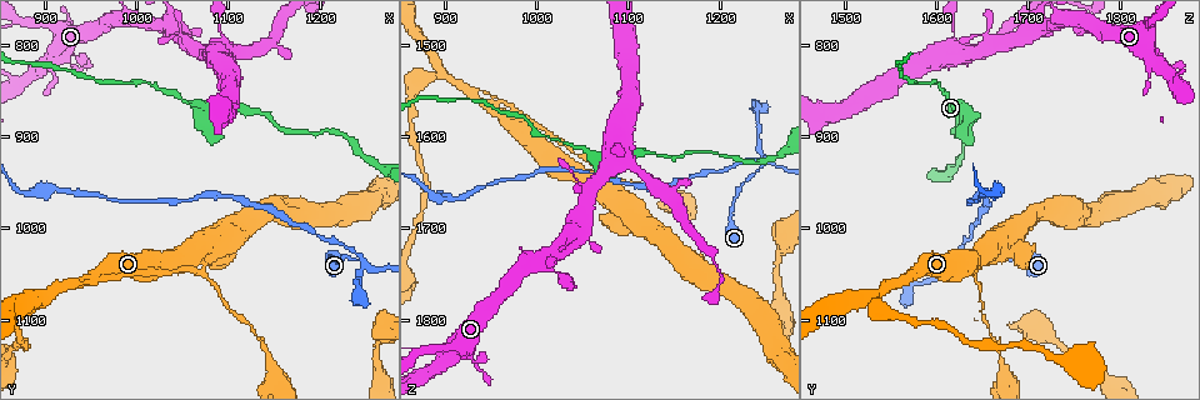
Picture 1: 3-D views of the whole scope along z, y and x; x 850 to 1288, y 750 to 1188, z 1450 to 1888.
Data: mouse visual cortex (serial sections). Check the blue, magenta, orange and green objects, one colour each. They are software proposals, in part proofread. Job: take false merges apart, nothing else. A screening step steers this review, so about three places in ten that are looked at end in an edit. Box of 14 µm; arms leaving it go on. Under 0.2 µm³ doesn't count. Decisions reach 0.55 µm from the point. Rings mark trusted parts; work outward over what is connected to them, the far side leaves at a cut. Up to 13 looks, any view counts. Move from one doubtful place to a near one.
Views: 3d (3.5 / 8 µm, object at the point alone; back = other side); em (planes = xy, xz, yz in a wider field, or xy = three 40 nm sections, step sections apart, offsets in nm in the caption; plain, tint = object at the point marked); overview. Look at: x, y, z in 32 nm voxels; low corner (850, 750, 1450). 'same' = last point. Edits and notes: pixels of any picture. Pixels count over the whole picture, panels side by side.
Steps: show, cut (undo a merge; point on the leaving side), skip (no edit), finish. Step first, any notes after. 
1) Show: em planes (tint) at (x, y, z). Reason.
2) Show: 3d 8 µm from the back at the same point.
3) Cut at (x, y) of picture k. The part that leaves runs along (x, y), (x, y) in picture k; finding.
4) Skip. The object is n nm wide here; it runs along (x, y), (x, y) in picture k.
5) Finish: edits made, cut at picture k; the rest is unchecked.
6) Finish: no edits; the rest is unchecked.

Show: 3d 3.5 µm from the back at (1100, 810, 1625). Thin neck.

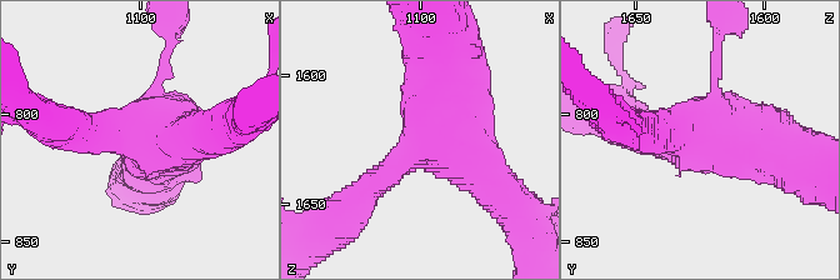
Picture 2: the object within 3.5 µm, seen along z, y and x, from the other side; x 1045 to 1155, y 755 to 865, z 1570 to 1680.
Show: em xy step 3 (tint) at (1100, 809, 1628). Need the tissue.

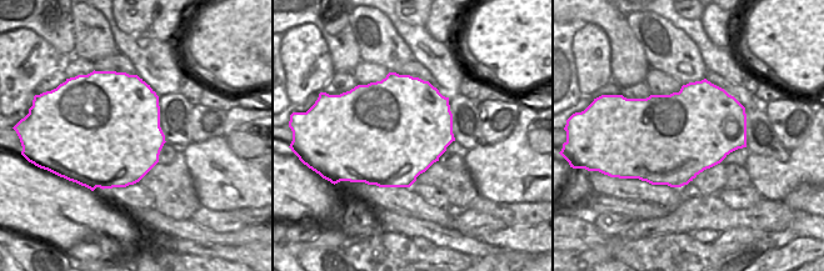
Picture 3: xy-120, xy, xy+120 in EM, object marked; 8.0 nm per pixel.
Skip. It runs along (509, 201), (448, 141), (439, 61) in picture 2; one cell here.

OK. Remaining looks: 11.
Show: 3d 3.5 µm at (1075, 870, 1630). Sharp bend.

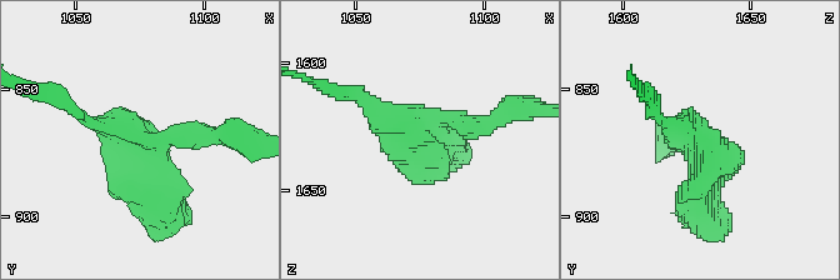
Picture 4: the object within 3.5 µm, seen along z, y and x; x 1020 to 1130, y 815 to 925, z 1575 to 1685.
Show: em xy step 1 (plain) at (1078, 874, 1629). Shape alone is not enough.

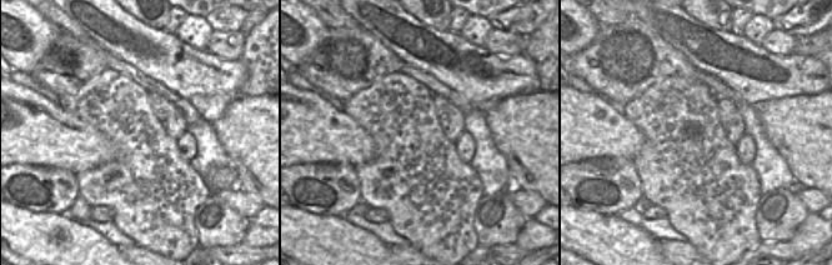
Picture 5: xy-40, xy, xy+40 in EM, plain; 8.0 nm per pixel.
Show: em xy step 1 (tint) at the same point. With the object marked.

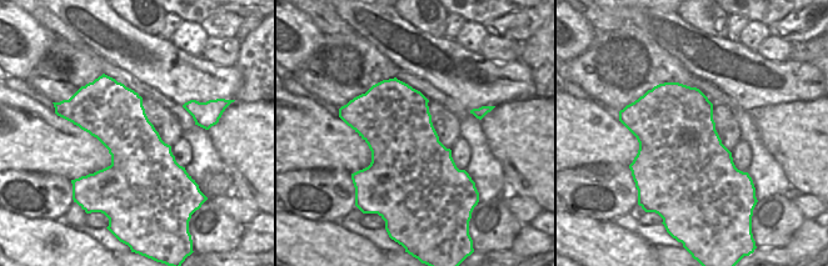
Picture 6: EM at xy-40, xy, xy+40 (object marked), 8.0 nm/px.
Skip. It runs along (218, 134), (149, 149), (156, 226) in picture 4; all the same cell.

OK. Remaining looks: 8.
Show: 3d 3.5 µm at (1020, 845, 1605). Thin neck.

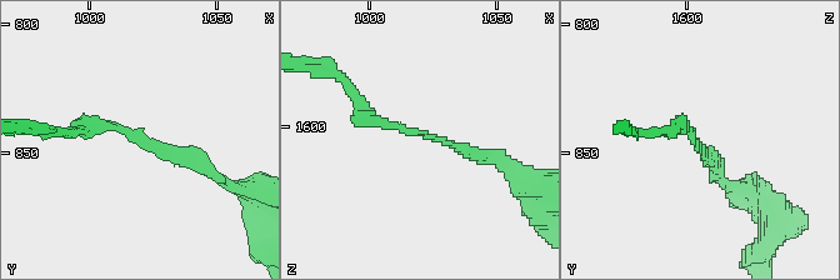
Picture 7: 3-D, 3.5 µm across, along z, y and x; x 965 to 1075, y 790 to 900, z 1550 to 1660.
Show: em xy step 3 (tint) at (1019, 846, 1603). The arms are 200, 200 nm wide; need the tissue.

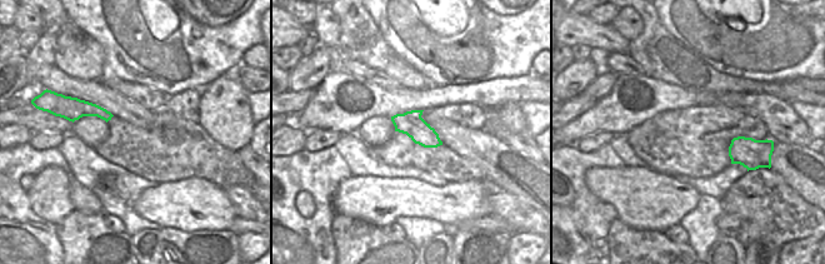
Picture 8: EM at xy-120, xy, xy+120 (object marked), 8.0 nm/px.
Skip. It runs along (489, 158), (370, 119), (355, 100) in picture 7; one cell here.

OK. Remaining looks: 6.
Show: 3d 3.5 µm at (1070, 1050, 1645). Abrupt turn.

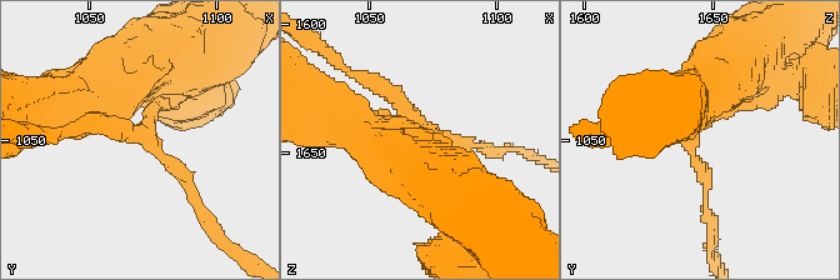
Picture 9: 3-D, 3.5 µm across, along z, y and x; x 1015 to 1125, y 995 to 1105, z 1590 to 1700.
Show: em planes (tint) at (1072, 1049, 1641).

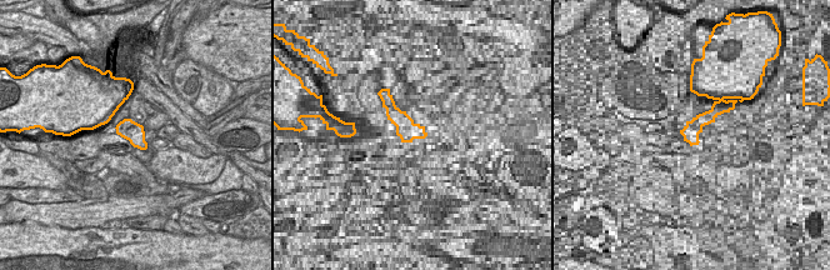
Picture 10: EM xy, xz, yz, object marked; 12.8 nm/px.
Skip. It runs along (150, 88), (146, 141), (193, 199) in picture 9; one cell here.

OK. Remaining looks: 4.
Show: 3d 3.5 µm at (1150, 1160, 1675). Sharp bend.

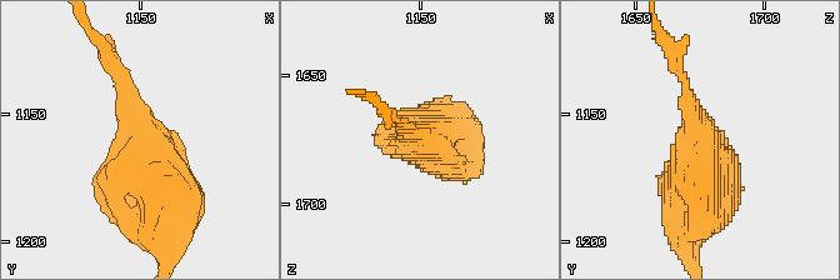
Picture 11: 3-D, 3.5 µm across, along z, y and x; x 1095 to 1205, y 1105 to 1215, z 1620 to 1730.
Show: em xy step 3 (tint) at (1151, 1159, 1675). Need the tissue.

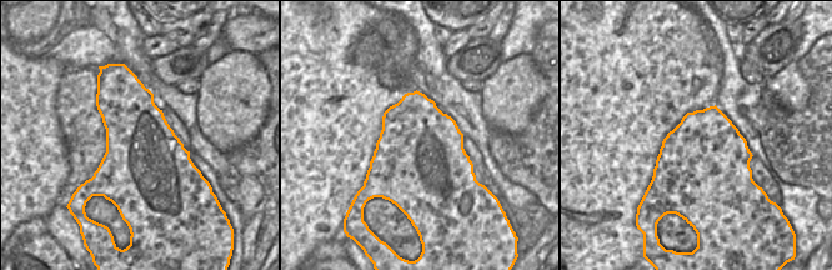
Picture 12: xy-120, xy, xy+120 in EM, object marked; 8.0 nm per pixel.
Skip. It runs along (123, 90), (141, 163), (199, 201) in picture 11; all the same cell.

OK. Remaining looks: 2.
Finish: no edits; the rest is unchecked.

